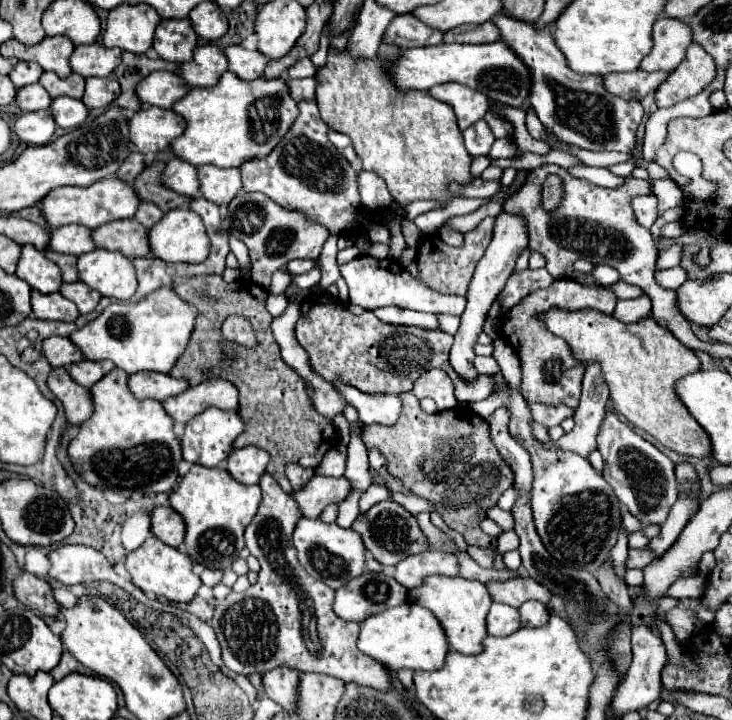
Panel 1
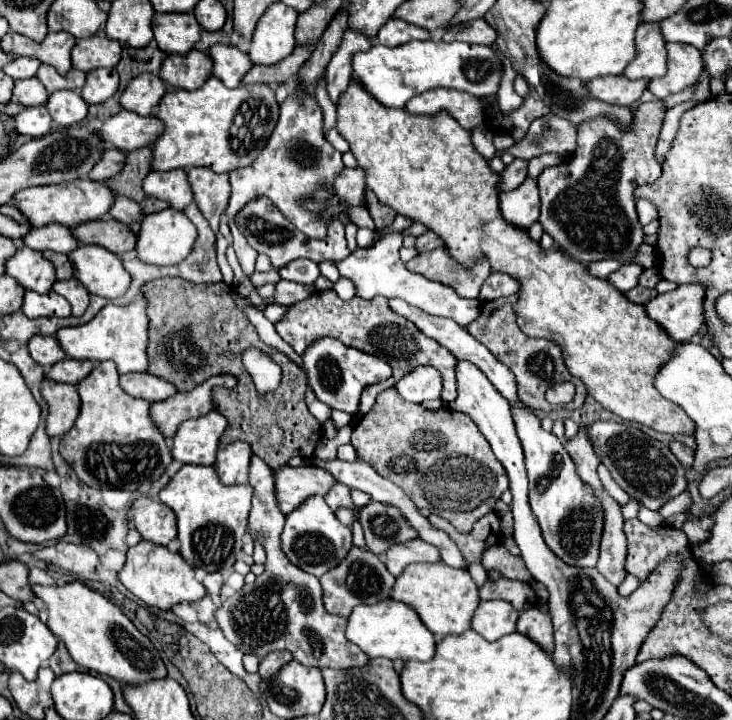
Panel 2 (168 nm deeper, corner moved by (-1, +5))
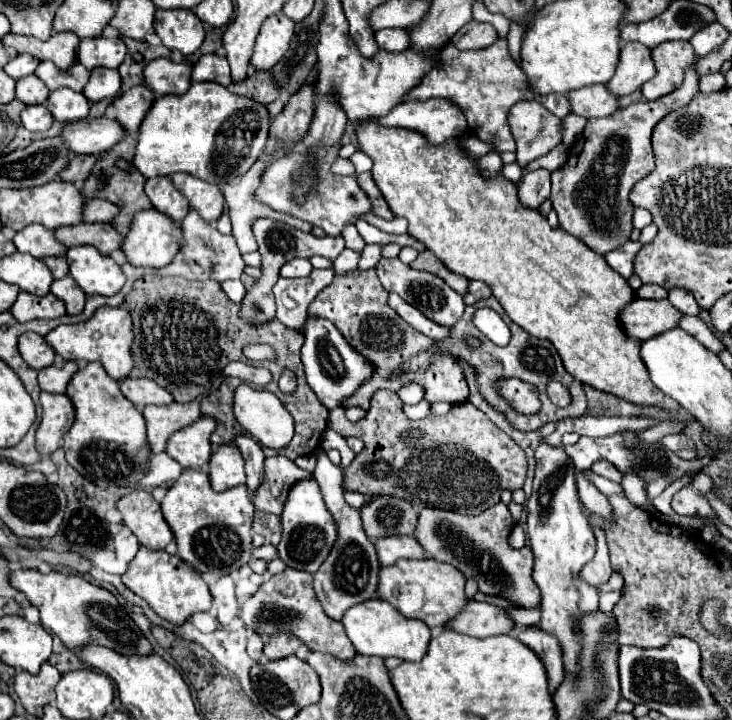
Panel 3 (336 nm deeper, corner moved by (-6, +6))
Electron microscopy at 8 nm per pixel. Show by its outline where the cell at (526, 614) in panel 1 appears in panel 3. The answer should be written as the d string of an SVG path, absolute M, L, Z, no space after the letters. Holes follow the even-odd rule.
M524 628L518 632L518 640L530 650L540 656L546 674L548 674L548 690L554 694L564 680L564 666L562 666L562 650L558 640L552 634L542 632L540 628Z

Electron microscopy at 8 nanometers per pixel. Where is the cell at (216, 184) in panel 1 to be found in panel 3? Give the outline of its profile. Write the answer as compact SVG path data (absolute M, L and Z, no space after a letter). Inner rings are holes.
M174 174L170 176L174 188L186 196L192 210L196 210L206 222L218 220L218 216L224 210L224 196L218 190L218 186L208 184L204 180L196 180L188 174Z

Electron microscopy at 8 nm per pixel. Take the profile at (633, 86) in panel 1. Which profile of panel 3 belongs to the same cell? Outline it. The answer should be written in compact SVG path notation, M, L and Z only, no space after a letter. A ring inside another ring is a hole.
M594 84L568 92L568 100L570 100L570 112L582 118L602 118L618 110L616 104L618 98L608 94L604 84Z

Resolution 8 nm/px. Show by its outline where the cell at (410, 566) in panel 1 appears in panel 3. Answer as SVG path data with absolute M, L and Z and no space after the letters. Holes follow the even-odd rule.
M386 536L372 542L382 566L394 564L400 558L424 558L424 548L414 540L414 536Z

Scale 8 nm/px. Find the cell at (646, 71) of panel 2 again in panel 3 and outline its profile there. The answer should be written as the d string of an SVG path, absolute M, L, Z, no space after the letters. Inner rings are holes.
M630 42L620 50L620 60L614 72L614 78L606 82L610 94L622 98L638 90L646 80L656 74L650 48L638 42Z

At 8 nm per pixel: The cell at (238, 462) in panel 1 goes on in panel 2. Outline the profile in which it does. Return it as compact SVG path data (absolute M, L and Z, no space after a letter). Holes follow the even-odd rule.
M237 441L233 445L227 445L219 449L215 469L219 473L219 479L225 485L237 485L237 483L249 483L249 461L253 457L253 451L249 449L249 443Z

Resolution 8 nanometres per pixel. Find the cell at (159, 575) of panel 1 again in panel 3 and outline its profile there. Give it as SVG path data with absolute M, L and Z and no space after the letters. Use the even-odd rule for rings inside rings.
M140 548L134 560L130 562L128 570L122 576L122 582L140 598L148 602L148 606L164 620L172 624L184 624L196 612L208 612L212 606L212 596L208 592L206 582L194 570L190 570L176 554L170 556L164 550L148 550Z

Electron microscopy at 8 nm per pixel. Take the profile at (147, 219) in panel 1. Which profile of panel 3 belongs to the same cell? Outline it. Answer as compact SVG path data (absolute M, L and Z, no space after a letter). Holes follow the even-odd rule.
M86 200L86 208L82 210L82 222L112 222L118 214L118 208L108 200Z

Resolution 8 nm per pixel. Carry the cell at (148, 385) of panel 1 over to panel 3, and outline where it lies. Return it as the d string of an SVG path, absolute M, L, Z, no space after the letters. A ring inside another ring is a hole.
M146 378L122 380L120 390L138 408L144 408L148 404L170 404L172 402L170 392L166 392L162 386L154 384L154 380L146 380Z

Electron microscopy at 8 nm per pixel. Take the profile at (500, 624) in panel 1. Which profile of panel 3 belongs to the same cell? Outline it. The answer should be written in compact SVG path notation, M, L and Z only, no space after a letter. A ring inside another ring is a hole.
M468 600L466 608L462 608L462 612L458 612L458 616L454 616L454 620L446 624L446 628L474 638L488 638L498 634L510 634L514 622L504 608L488 602Z

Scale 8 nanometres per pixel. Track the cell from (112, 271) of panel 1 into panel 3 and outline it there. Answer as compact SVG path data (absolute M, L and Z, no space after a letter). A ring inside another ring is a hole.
M74 246L68 248L66 258L70 266L70 276L86 294L112 296L126 282L120 266L112 258L102 256L96 248Z

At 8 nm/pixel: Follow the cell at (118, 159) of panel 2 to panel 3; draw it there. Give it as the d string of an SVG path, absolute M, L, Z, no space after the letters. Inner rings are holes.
M74 154L74 156L70 156L70 164L60 172L58 178L80 186L86 180L86 176L90 174L94 162L96 162L94 156L82 156L82 154L78 156L78 154Z

